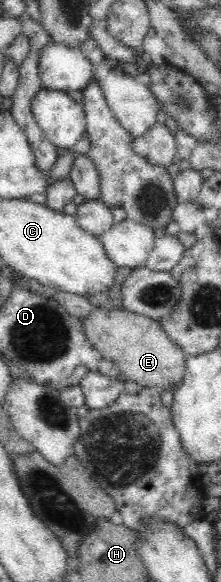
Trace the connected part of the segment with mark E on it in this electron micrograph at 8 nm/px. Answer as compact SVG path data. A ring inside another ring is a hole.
M94 307L94 313L81 321L86 337L96 351L99 351L104 359L113 361L127 380L133 381L140 388L152 388L160 393L178 390L186 373L186 355L184 350L170 339L160 322L124 309L102 307Z

